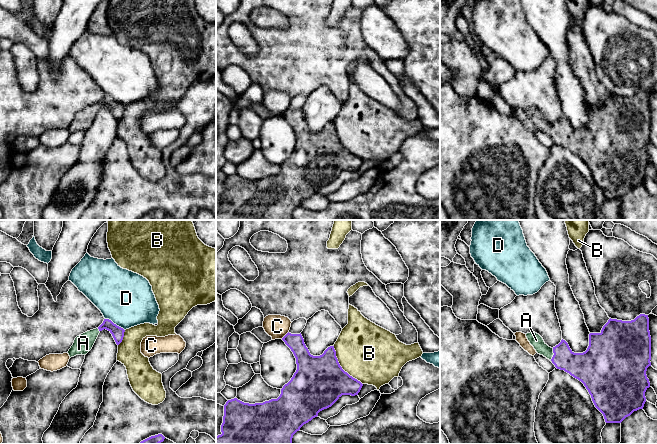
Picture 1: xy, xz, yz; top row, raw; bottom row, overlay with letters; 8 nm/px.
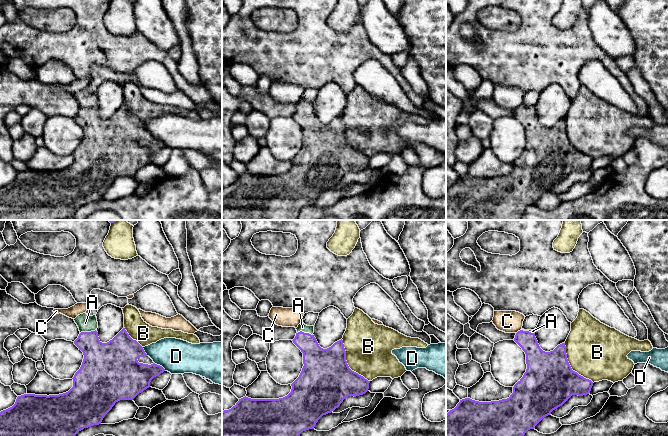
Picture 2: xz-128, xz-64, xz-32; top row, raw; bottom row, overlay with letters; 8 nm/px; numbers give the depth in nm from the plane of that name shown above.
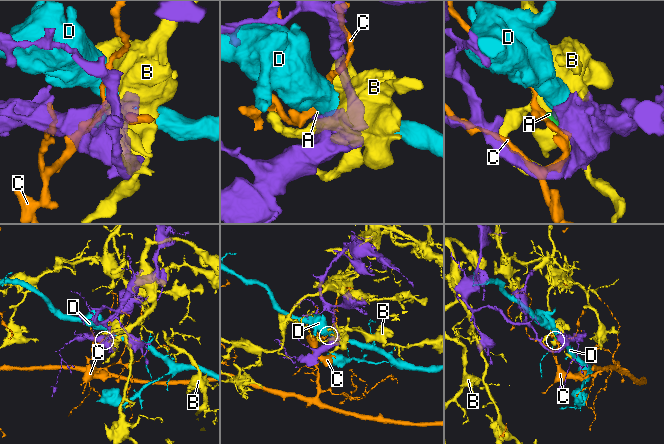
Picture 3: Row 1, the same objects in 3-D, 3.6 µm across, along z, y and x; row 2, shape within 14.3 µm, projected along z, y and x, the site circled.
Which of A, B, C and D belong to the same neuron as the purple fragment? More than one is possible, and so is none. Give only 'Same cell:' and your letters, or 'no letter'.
Same cell: A

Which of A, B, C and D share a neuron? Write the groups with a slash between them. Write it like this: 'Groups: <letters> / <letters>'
Groups: A / B / C / D

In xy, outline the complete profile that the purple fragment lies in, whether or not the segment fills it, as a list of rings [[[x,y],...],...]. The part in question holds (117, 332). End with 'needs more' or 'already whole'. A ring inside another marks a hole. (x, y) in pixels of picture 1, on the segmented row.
[[[104,319],[98,328],[87,331],[75,338],[73,345],[68,351],[70,358],[81,354],[86,355],[92,349],[99,333],[104,329],[112,334],[117,345],[122,342],[125,330],[111,320]]]; needs more

